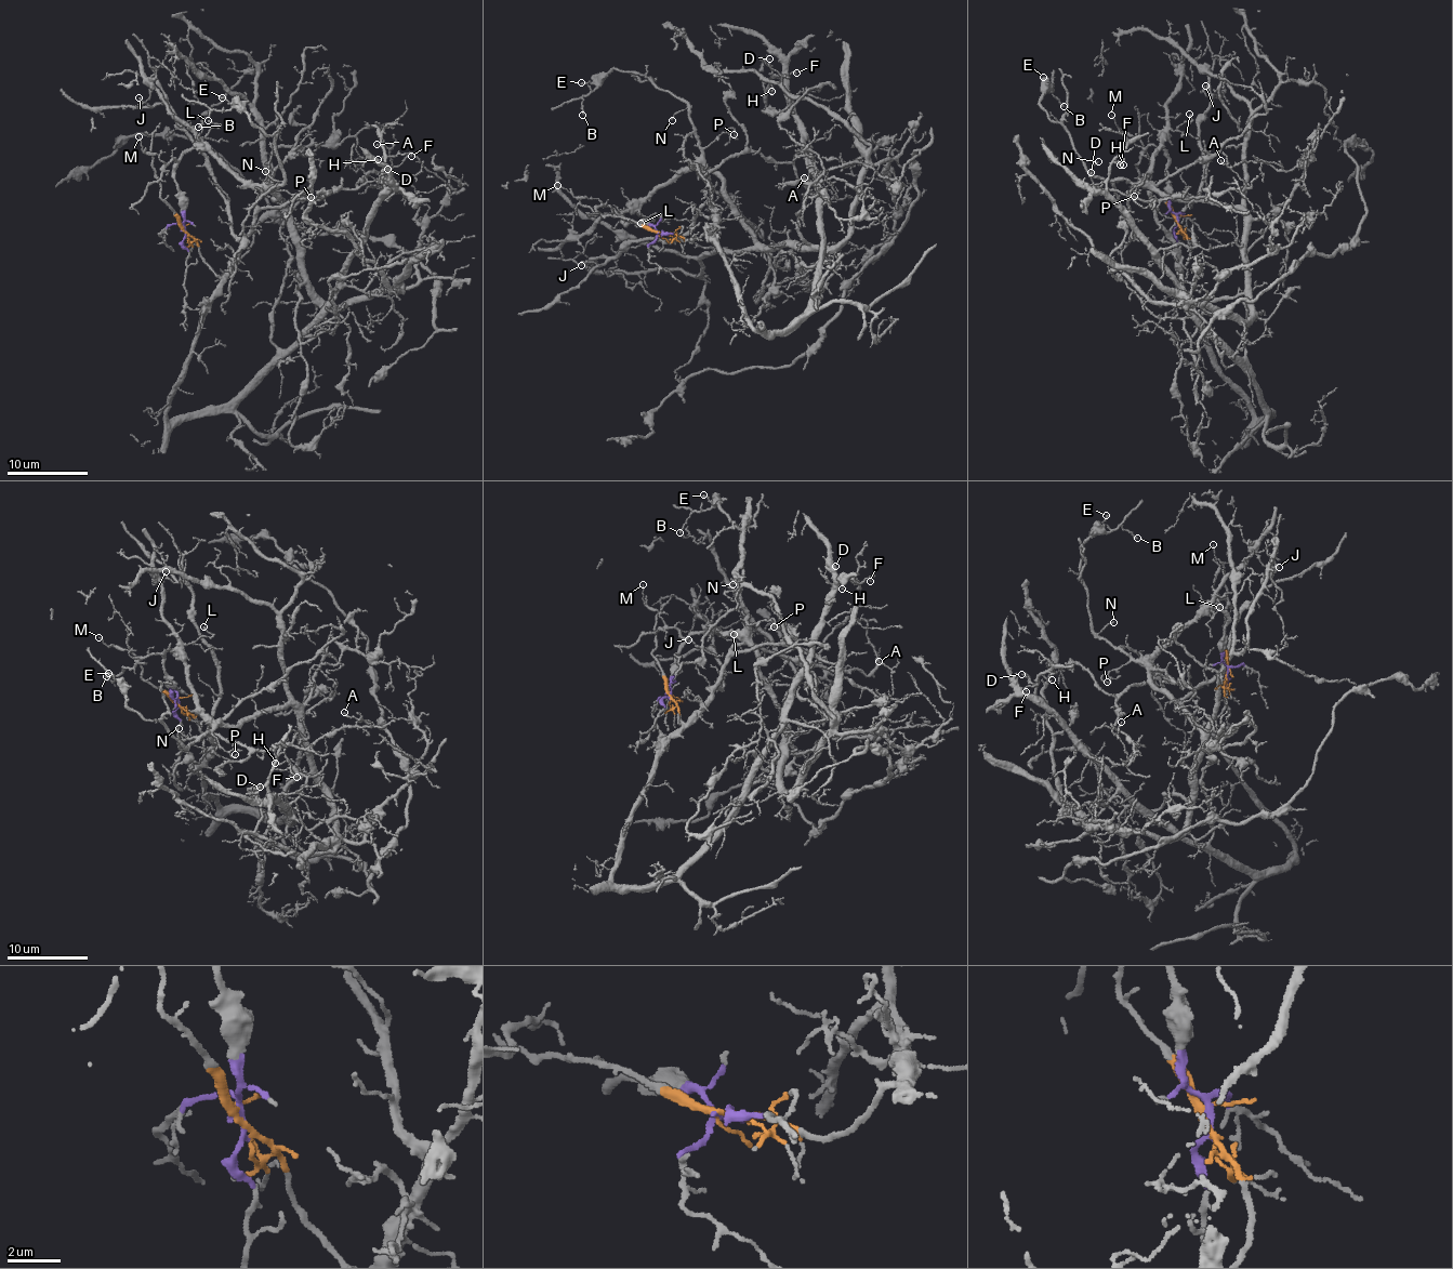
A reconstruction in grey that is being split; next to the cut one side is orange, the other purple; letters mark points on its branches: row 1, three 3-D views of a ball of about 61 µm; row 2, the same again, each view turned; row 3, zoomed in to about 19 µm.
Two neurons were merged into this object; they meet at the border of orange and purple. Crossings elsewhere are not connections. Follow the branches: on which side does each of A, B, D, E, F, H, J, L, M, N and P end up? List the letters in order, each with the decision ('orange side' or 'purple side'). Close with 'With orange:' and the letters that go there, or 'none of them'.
A: orange side
B: purple side
D: orange side
E: purple side
F: orange side
H: orange side
J: orange side
L: purple side
M: purple side
N: purple side
P: purple side
With orange: A, D, F, H, J

